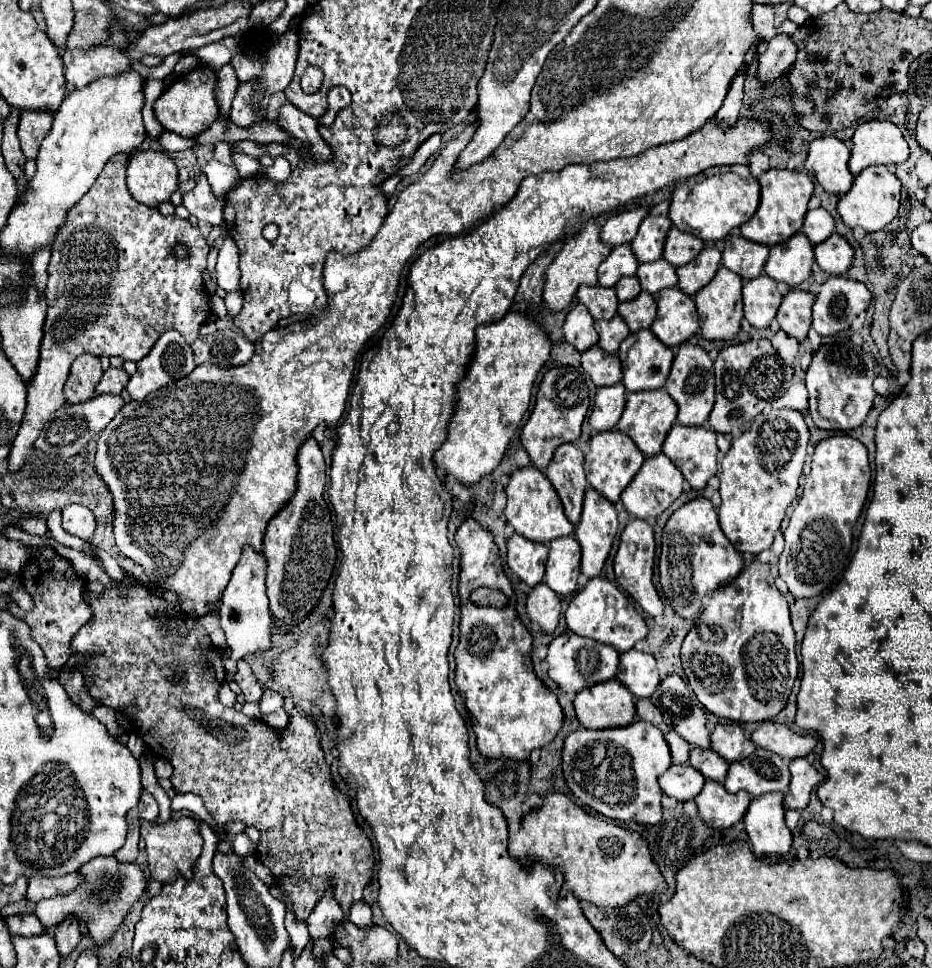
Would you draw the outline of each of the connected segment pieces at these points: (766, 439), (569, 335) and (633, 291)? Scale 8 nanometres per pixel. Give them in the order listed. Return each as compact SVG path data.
M794 409L770 411L766 427L752 427L732 441L730 451L720 463L722 503L718 507L718 519L724 535L740 553L758 555L760 551L770 549L786 509L796 497L798 479L806 461L806 447L808 427L802 413Z
M578 303L568 313L566 323L564 323L564 337L580 353L598 343L598 333L594 329L594 319L592 319L592 315L588 313L588 309L582 303Z
M622 277L616 285L616 295L618 295L618 301L630 301L634 297L640 295L642 287L640 287L640 281L636 277Z

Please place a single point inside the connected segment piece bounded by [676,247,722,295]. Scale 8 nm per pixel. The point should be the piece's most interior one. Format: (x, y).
(691, 278)

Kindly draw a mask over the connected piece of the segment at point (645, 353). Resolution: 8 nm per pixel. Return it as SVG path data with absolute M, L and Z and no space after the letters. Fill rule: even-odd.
M642 329L622 341L618 357L624 365L624 387L628 391L648 391L664 387L674 353L650 329Z

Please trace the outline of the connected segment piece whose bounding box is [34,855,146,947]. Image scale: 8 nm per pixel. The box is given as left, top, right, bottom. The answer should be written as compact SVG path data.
M110 855L110 857L90 859L78 869L78 873L84 877L84 883L80 883L76 889L72 889L66 895L56 895L38 901L34 907L34 915L40 919L46 931L60 925L66 917L76 915L76 919L86 925L92 943L96 947L102 947L118 931L126 915L132 911L132 907L140 901L142 893L146 891L144 871L138 863L120 863L114 855Z

